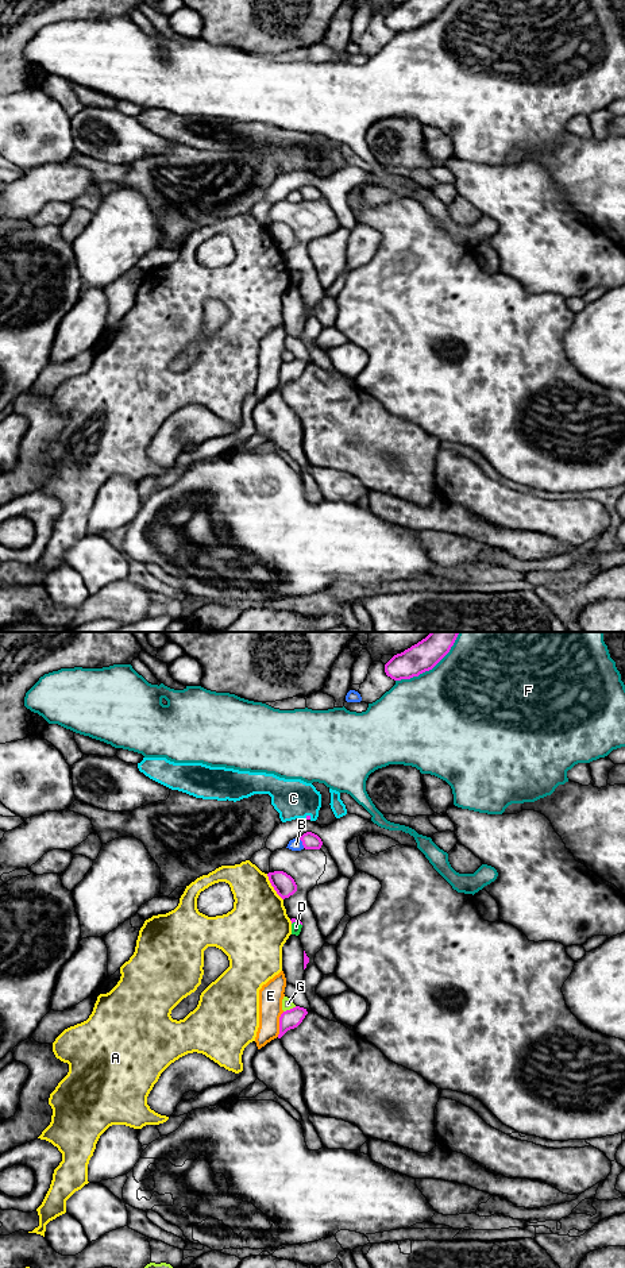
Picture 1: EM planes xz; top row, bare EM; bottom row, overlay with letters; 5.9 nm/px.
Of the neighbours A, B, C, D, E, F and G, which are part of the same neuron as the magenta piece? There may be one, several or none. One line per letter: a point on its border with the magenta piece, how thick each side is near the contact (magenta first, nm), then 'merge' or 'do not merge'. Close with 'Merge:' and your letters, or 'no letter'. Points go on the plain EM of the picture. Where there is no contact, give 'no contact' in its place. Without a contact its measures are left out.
A: xz (273, 238) | 130/360 nm | do not merge
B: xz (303, 195) | 100/80 nm | do not merge
C: xz (308, 168) | 30/240 nm | do not merge
D: xz (297, 273) | 30/60 nm | do not merge
E: xz (280, 376) | 110/140 nm | do not merge
F: xz (423, 23) | 170/480 nm | do not merge
G: xz (290, 361) | 110/70 nm | do not merge
Merge: no letter

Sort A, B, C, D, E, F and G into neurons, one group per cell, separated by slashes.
A / B / C / D / E / F / G

